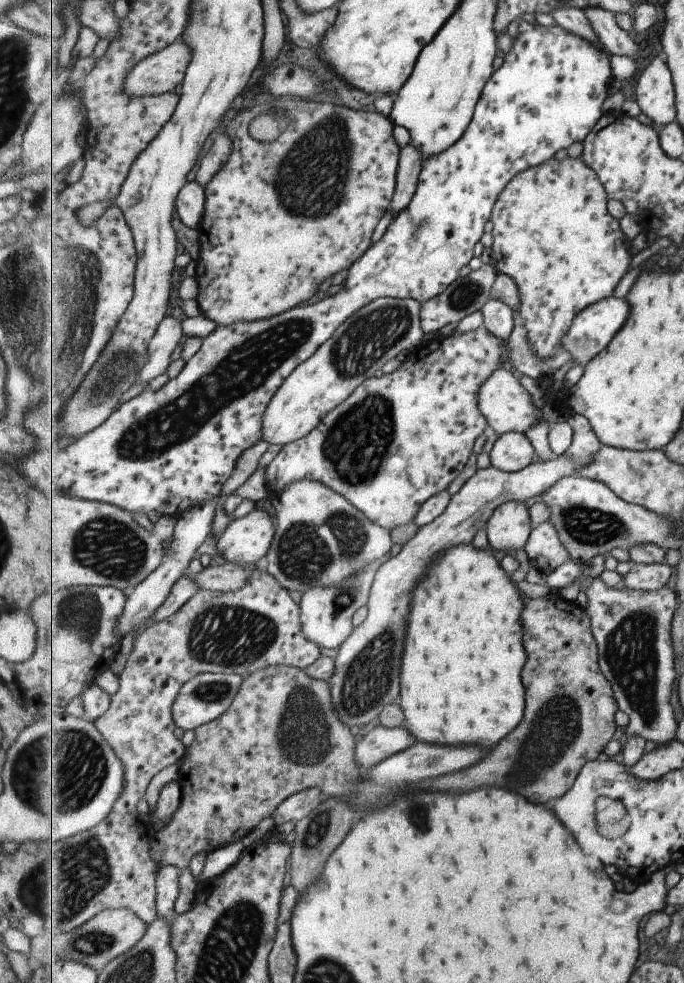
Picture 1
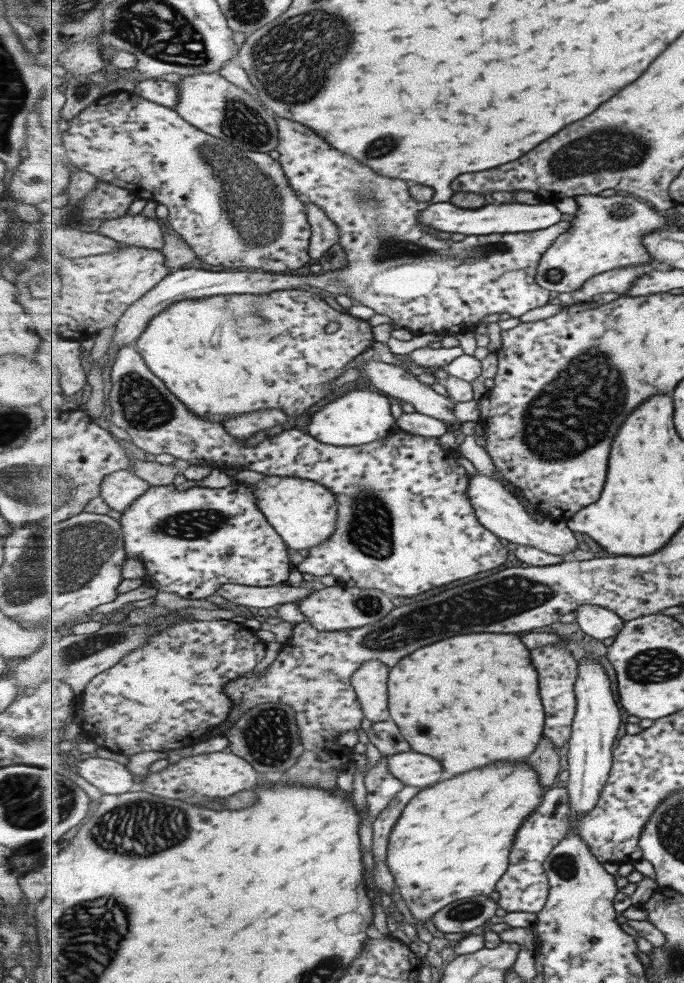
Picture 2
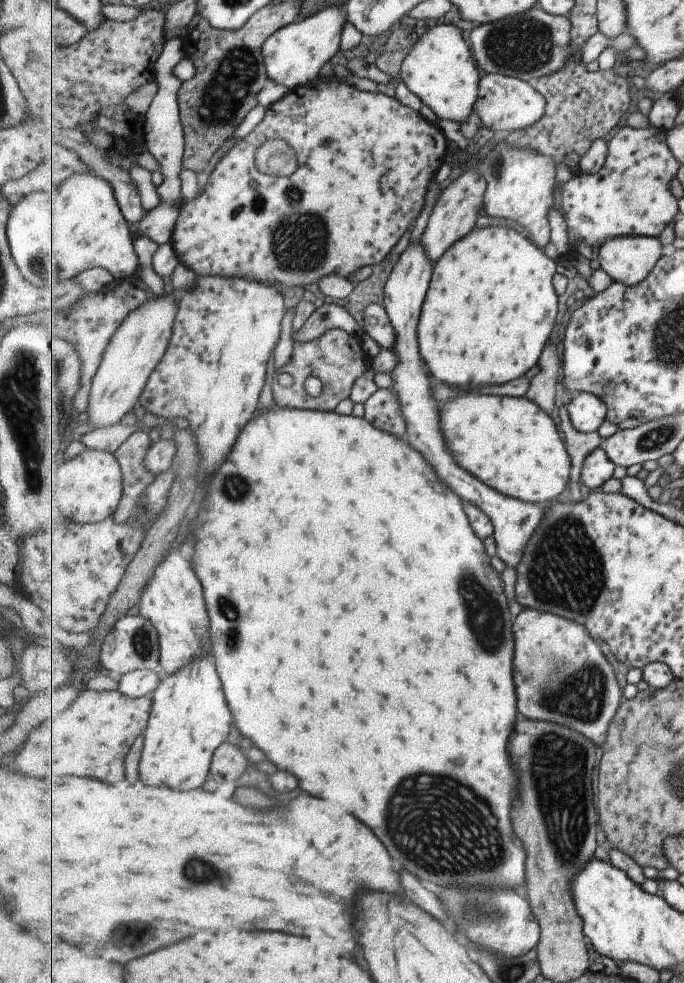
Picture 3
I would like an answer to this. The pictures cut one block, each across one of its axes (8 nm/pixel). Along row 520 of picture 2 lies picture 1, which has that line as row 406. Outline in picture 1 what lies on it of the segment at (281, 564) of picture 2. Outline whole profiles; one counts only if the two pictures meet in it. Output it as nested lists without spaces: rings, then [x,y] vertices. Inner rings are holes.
[[[521,20],[514,26],[515,38],[511,50],[505,54],[503,64],[493,73],[493,76],[485,85],[485,94],[481,96],[477,110],[473,115],[469,128],[465,130],[464,135],[459,140],[452,144],[447,150],[441,154],[430,156],[428,161],[423,161],[422,171],[420,174],[417,192],[413,195],[409,206],[406,206],[395,217],[384,235],[371,246],[367,253],[354,262],[351,268],[348,268],[348,276],[342,284],[342,290],[336,295],[325,297],[319,300],[317,304],[305,304],[299,308],[293,308],[285,314],[281,313],[277,316],[266,318],[253,322],[238,322],[233,325],[218,325],[216,329],[208,334],[202,340],[199,352],[183,367],[181,374],[169,380],[159,390],[145,389],[140,395],[129,399],[115,414],[109,417],[107,422],[98,426],[91,433],[84,435],[83,438],[78,438],[64,449],[59,449],[55,452],[35,452],[23,460],[17,462],[17,472],[25,476],[27,484],[35,486],[41,492],[55,492],[70,497],[87,499],[90,501],[103,501],[118,507],[124,508],[131,514],[149,514],[149,512],[158,512],[161,516],[181,518],[188,510],[195,509],[202,503],[212,501],[221,492],[223,484],[233,476],[235,472],[235,464],[239,460],[239,456],[249,450],[251,446],[255,446],[264,436],[264,416],[268,410],[268,406],[272,402],[272,398],[276,396],[283,383],[288,376],[303,362],[311,358],[321,345],[329,340],[336,333],[336,330],[352,317],[357,311],[360,311],[370,302],[376,301],[383,297],[395,297],[402,299],[417,299],[420,303],[427,302],[430,298],[436,297],[444,290],[447,290],[460,276],[461,268],[467,266],[471,260],[474,260],[475,246],[479,244],[479,240],[485,234],[485,226],[487,222],[492,220],[492,212],[496,208],[496,202],[499,196],[504,192],[509,181],[512,181],[518,174],[523,173],[527,169],[544,165],[546,162],[553,160],[553,156],[559,150],[567,150],[569,146],[573,146],[575,142],[583,143],[588,137],[588,134],[596,128],[596,124],[604,116],[603,103],[609,96],[609,86],[615,80],[612,70],[612,56],[608,51],[604,51],[599,45],[593,41],[582,37],[581,35],[572,33],[559,25],[542,26],[539,23],[531,24]]]

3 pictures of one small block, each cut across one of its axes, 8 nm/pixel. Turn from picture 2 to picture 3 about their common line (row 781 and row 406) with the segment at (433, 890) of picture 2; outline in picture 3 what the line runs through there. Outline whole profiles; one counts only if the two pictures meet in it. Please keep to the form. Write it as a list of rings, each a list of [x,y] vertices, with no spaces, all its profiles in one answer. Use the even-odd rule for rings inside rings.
[[[459,396],[443,410],[443,430],[457,462],[509,498],[545,505],[561,496],[571,480],[573,462],[553,415],[526,396]]]

